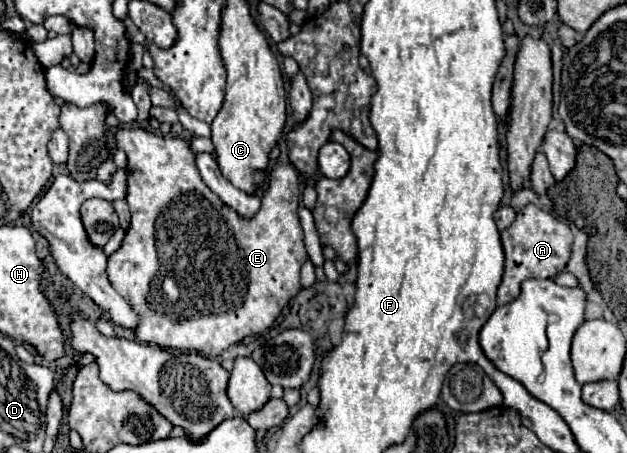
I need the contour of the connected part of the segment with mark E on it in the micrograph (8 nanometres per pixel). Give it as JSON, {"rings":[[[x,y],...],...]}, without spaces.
{"rings":[[[120,126],[118,132],[116,132],[116,146],[120,150],[124,150],[126,156],[128,156],[126,202],[128,202],[130,212],[132,212],[132,222],[130,222],[130,228],[126,232],[126,238],[124,238],[122,246],[108,258],[108,278],[110,278],[110,284],[114,286],[114,290],[132,306],[132,310],[138,316],[138,326],[134,328],[136,338],[140,342],[156,344],[156,346],[166,348],[166,350],[182,350],[182,352],[194,350],[194,352],[198,352],[206,358],[218,358],[228,346],[240,342],[246,336],[256,336],[256,334],[264,332],[266,328],[270,328],[274,324],[276,316],[282,312],[282,308],[300,292],[300,288],[302,288],[300,266],[308,258],[306,250],[304,250],[304,242],[302,242],[302,228],[300,228],[300,222],[298,222],[298,216],[296,216],[298,200],[300,200],[300,182],[298,182],[298,174],[296,174],[294,166],[278,162],[270,168],[268,188],[262,194],[260,210],[256,212],[256,216],[244,218],[236,210],[226,206],[212,190],[206,188],[206,184],[198,176],[198,170],[194,168],[194,154],[192,154],[186,140],[176,138],[176,136],[158,136],[158,134],[154,134],[154,132],[150,132],[142,126],[132,126],[132,128],[122,128]]]}

